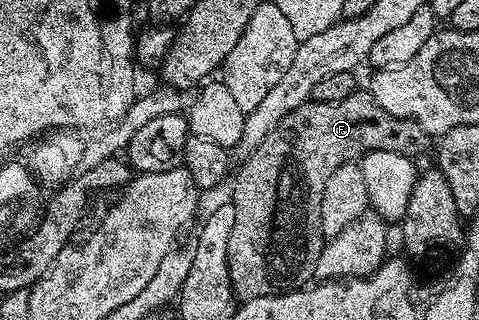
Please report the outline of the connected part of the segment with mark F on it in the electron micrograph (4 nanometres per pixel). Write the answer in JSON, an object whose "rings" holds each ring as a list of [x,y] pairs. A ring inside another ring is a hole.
{"rings":[[[357,92],[355,94],[351,94],[350,96],[346,96],[346,100],[338,100],[337,102],[318,102],[315,100],[309,100],[304,102],[301,106],[298,107],[294,112],[290,112],[290,116],[286,116],[280,123],[278,124],[278,128],[274,128],[274,132],[270,132],[270,136],[266,136],[266,140],[262,140],[262,144],[258,144],[258,148],[253,154],[247,155],[243,159],[244,163],[240,166],[240,171],[236,174],[236,183],[232,186],[232,195],[230,195],[230,201],[232,203],[232,207],[234,208],[234,229],[230,232],[230,248],[228,249],[228,267],[230,268],[230,284],[234,288],[234,292],[236,293],[237,299],[241,303],[249,302],[250,300],[254,300],[255,298],[265,298],[266,296],[274,296],[275,294],[289,294],[291,290],[298,290],[304,287],[307,287],[309,283],[313,281],[312,273],[314,272],[314,268],[318,264],[318,256],[322,252],[322,248],[324,247],[324,243],[326,241],[324,236],[324,229],[322,228],[322,188],[326,188],[326,180],[331,174],[337,170],[338,168],[342,168],[342,164],[346,164],[347,162],[356,162],[357,160],[364,157],[365,154],[369,154],[372,150],[377,150],[378,152],[394,152],[398,156],[402,156],[403,158],[410,158],[415,160],[420,155],[427,155],[430,150],[430,146],[428,149],[428,142],[430,142],[430,135],[426,133],[426,131],[422,128],[422,124],[418,124],[414,120],[410,120],[409,118],[399,118],[398,116],[390,116],[390,112],[386,112],[386,108],[382,108],[372,99],[371,93],[368,92]]]}

